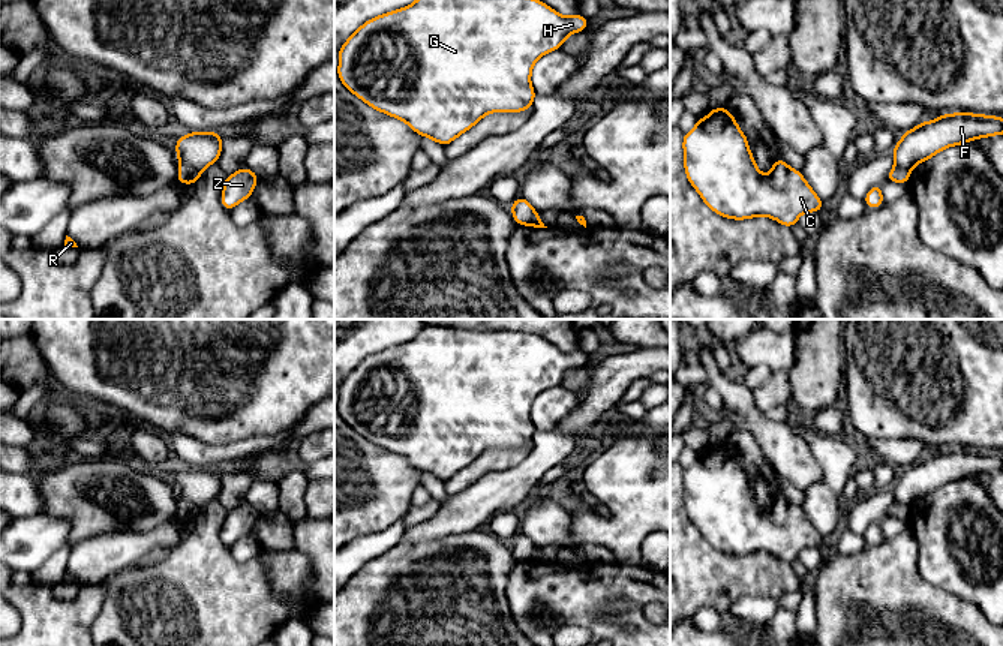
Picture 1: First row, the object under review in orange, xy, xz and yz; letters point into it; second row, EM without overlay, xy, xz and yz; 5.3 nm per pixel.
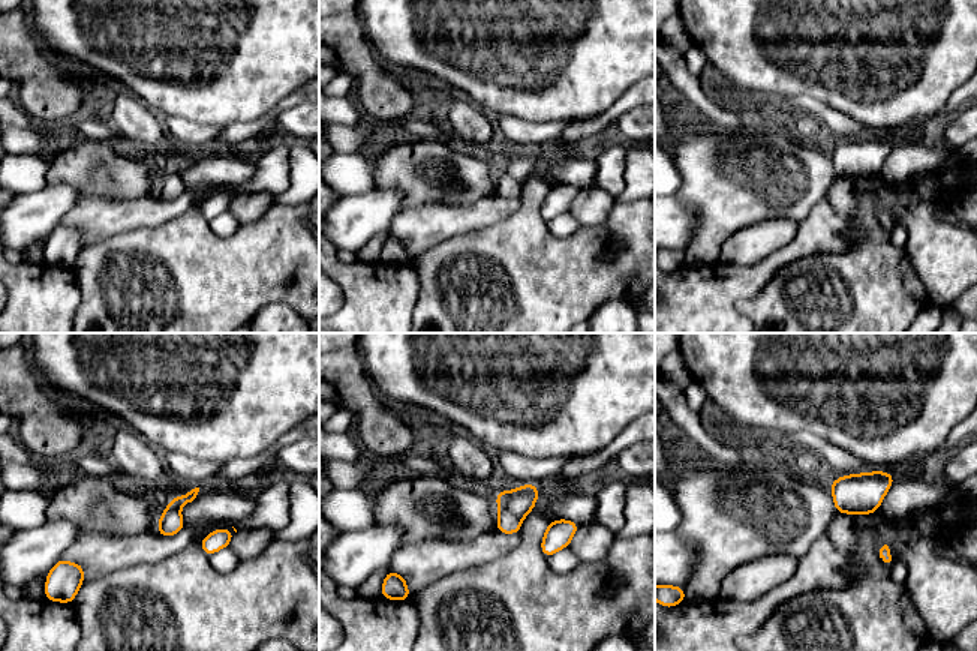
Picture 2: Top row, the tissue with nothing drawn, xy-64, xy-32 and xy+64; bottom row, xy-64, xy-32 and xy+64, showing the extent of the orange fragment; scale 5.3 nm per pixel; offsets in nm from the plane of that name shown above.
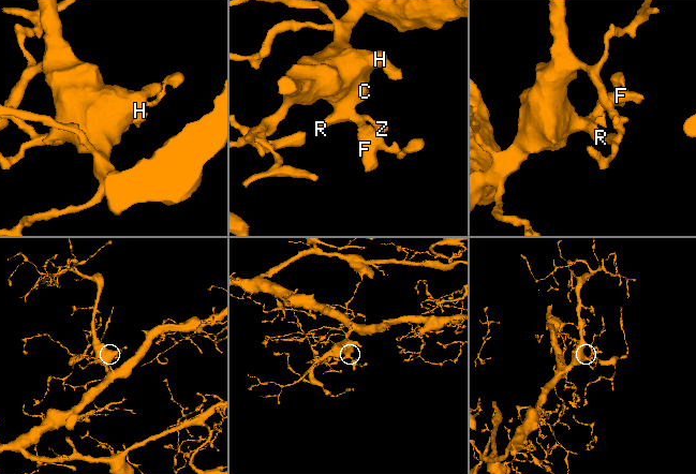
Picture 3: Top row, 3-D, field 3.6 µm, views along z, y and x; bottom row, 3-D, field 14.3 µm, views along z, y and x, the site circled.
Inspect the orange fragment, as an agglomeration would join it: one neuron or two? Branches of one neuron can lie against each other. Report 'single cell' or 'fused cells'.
fused cells

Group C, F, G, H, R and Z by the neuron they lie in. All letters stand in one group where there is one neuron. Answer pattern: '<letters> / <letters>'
C G H R Z / F

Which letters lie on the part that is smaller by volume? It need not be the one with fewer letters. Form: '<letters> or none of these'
F

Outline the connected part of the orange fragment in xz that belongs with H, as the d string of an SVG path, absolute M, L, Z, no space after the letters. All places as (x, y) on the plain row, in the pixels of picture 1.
M426 325L406 343L378 351L363 358L337 387L339 403L336 406L342 420L373 445L405 457L420 472L430 474L442 483L453 478L463 468L475 462L489 448L523 448L532 442L537 433L531 421L531 408L535 397L547 388L559 385L564 376L577 367L588 366L588 354L582 349L562 352L546 339L528 331L475 331L453 327Z

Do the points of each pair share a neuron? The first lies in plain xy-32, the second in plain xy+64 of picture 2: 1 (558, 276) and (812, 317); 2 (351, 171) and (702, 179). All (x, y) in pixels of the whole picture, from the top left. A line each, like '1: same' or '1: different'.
1: same
2: different

